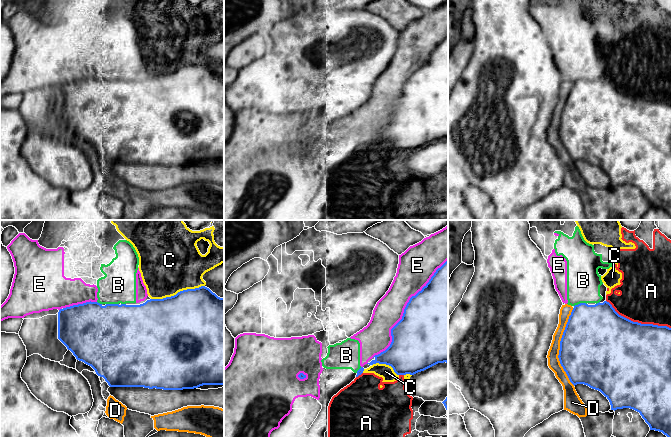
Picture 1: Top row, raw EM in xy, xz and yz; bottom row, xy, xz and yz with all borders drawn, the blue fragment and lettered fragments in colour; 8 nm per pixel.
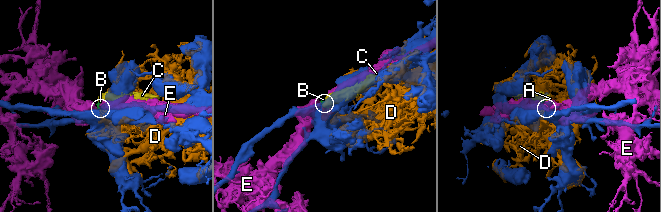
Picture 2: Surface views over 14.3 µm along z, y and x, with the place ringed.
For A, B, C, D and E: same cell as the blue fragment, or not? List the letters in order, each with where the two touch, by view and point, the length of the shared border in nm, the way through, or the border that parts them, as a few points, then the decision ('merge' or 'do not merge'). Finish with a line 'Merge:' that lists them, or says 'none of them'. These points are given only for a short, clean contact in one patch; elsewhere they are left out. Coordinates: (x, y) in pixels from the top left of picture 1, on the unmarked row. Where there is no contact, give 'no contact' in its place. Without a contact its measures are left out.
A: contact yz (637, 98); length 550 nm; do not merge
B: contact xy (112, 80); length 100 nm; do not merge
C: contact xy (178, 68); length 440 nm; do not merge
D: contact yz (560, 123); length 600 nm; do not merge
E: contact xz (404, 86); length 1000 nm; do not merge
Merge: none of them

